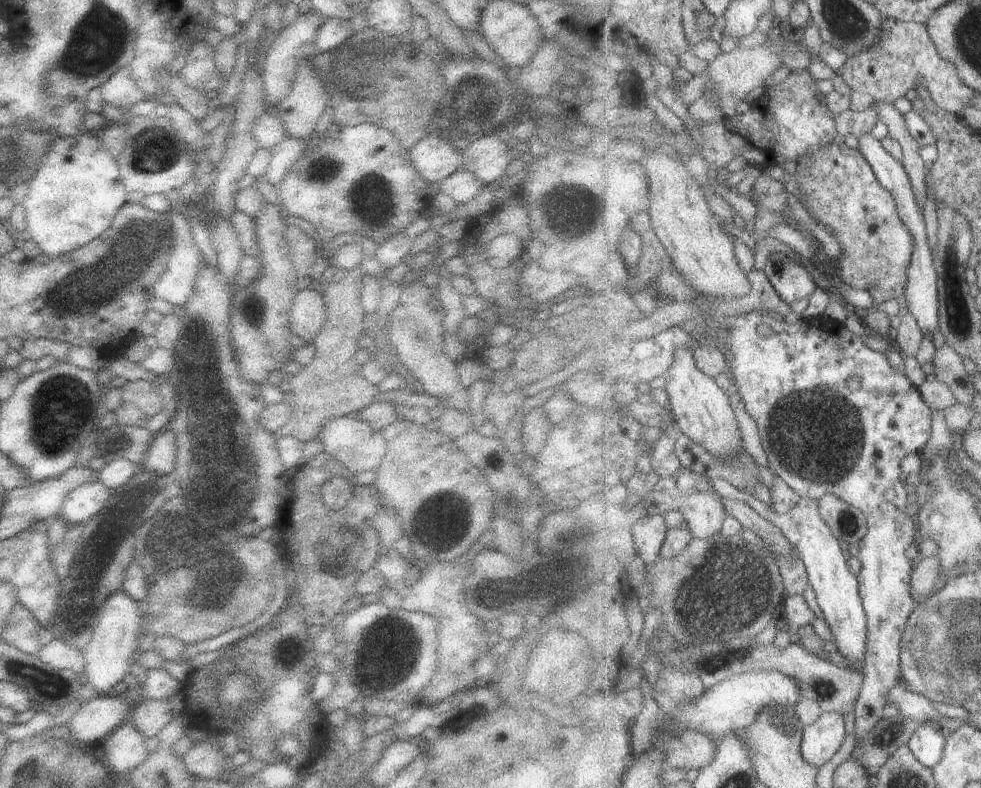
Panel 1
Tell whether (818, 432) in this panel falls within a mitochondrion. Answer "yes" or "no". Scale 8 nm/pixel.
yes

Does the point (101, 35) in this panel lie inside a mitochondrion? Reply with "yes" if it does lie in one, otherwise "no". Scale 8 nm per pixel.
yes

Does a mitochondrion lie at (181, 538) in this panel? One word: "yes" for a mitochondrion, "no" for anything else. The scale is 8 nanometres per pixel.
yes

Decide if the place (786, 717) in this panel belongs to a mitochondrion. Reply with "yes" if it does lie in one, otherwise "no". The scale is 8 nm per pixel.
yes

